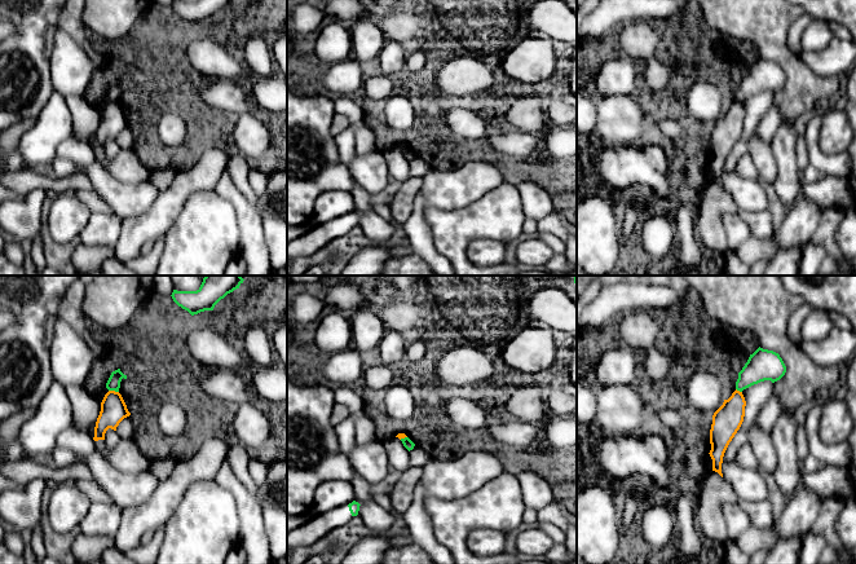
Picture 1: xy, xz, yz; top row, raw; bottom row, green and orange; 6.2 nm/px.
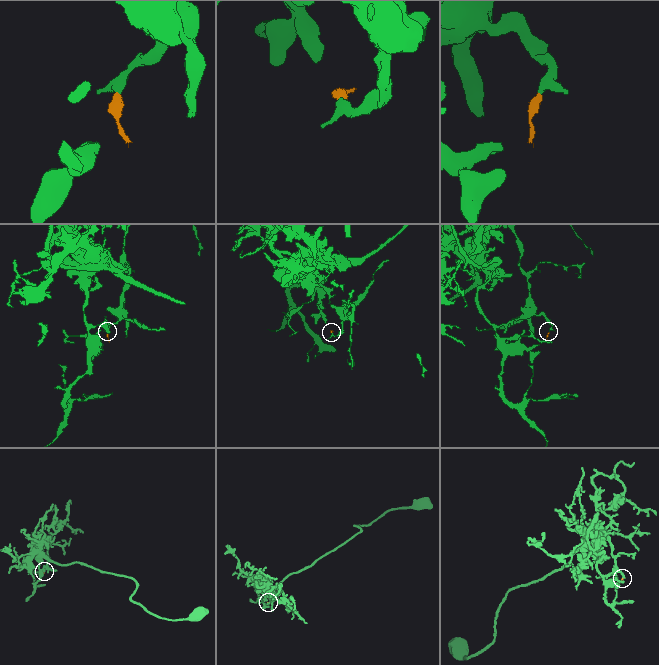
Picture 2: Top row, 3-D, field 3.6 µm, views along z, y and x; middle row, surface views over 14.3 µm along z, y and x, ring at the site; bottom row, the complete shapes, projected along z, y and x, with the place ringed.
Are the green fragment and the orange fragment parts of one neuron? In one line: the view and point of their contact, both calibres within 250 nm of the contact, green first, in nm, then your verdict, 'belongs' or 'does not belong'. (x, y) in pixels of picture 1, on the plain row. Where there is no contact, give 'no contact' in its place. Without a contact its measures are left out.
meets green in xy at (114, 100); 80 nm thick on the green side, 160 nm on the other; does not belong

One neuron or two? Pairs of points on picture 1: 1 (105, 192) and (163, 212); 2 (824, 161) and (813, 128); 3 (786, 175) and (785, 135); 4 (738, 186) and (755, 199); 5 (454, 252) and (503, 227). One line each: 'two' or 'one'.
1: two
2: one
3: one
4: one
5: one

